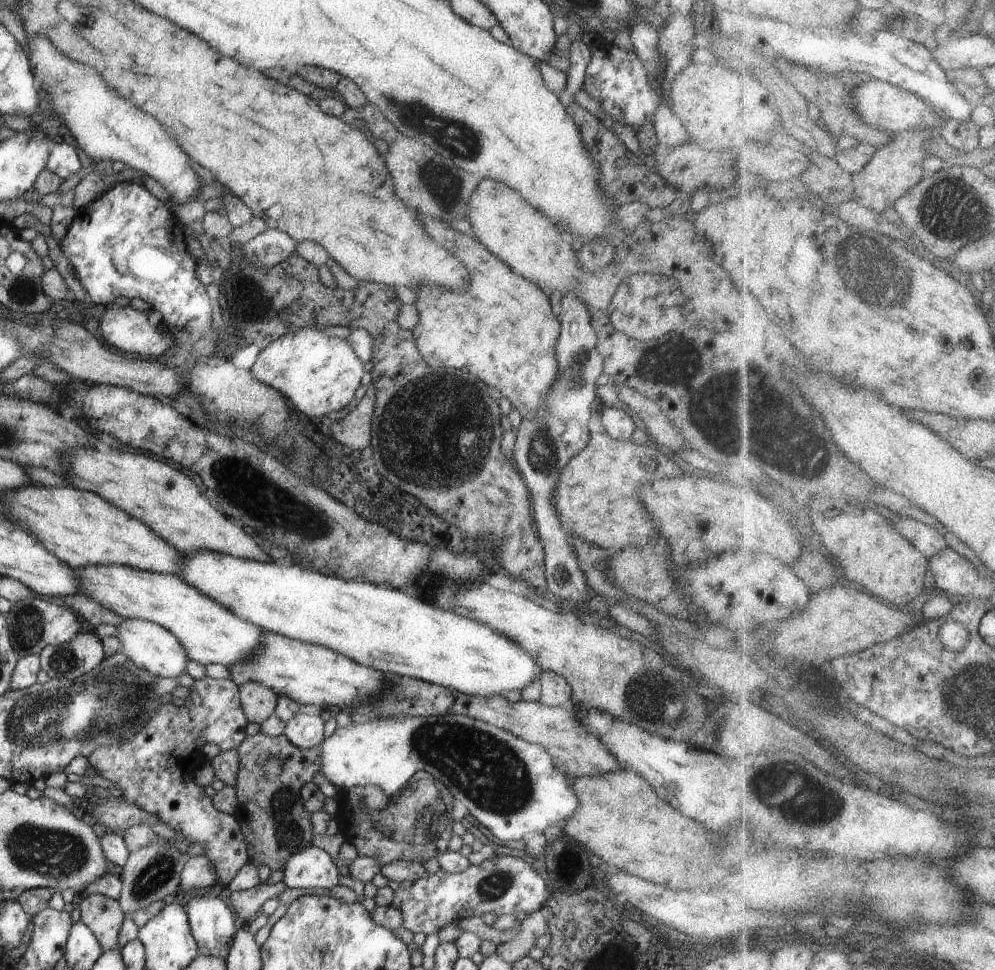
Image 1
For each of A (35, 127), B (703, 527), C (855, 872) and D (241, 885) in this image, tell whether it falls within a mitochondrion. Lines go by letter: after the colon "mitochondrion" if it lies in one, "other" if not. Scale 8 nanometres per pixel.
A: other
B: other
C: other
D: other

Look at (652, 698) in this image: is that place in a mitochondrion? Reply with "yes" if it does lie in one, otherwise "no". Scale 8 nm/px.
yes

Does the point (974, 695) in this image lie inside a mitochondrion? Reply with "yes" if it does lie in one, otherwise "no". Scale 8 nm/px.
yes

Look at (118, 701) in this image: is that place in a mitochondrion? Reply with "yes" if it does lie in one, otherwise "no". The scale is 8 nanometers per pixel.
yes

